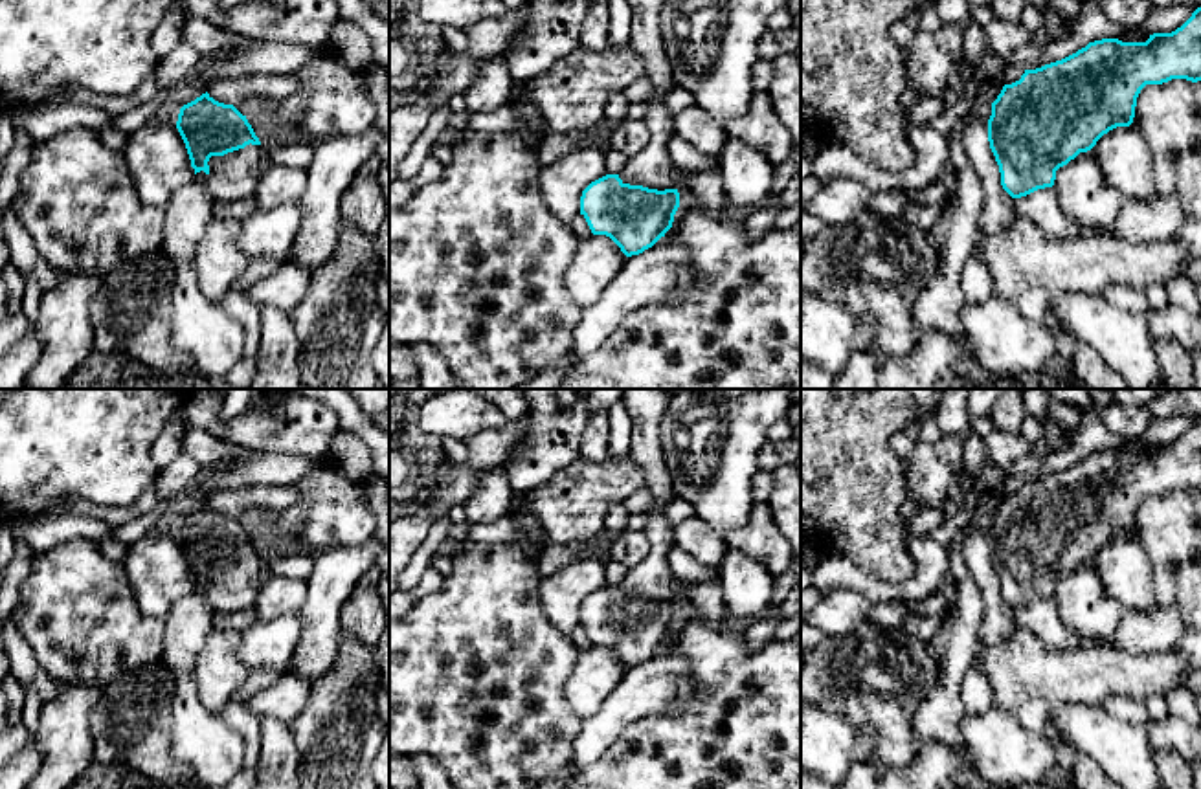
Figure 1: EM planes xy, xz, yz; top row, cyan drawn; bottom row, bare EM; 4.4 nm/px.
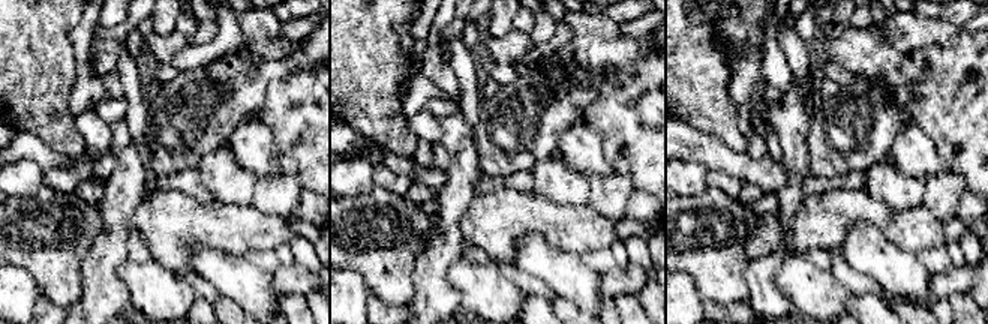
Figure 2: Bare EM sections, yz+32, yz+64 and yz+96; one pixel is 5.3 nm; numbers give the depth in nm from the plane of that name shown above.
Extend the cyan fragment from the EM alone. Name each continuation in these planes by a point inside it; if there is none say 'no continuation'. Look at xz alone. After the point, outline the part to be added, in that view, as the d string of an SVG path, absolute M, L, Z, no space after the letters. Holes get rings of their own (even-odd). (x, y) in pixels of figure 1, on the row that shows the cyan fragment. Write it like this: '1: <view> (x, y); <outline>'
1: xz (651, 167); M628 0L632 6L630 46L643 59L643 77L654 86L646 101L645 125L650 139L643 150L630 156L619 178L623 183L648 189L676 189L678 176L668 145L674 136L674 116L665 106L665 95L674 86L672 70L663 50L659 17L665 0Z

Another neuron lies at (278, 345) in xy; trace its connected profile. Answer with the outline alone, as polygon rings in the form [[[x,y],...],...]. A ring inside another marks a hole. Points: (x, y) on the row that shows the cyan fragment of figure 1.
[[[261,306],[263,332],[255,352],[259,371],[250,389],[307,389],[299,382],[299,341],[290,321],[274,306]]]

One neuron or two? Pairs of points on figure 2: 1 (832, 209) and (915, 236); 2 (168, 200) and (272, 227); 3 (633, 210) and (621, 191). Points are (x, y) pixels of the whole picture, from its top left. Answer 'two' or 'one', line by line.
1: one
2: one
3: two

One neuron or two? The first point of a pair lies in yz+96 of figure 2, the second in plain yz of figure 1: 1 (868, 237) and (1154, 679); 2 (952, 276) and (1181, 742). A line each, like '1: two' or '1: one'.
1: two
2: one

